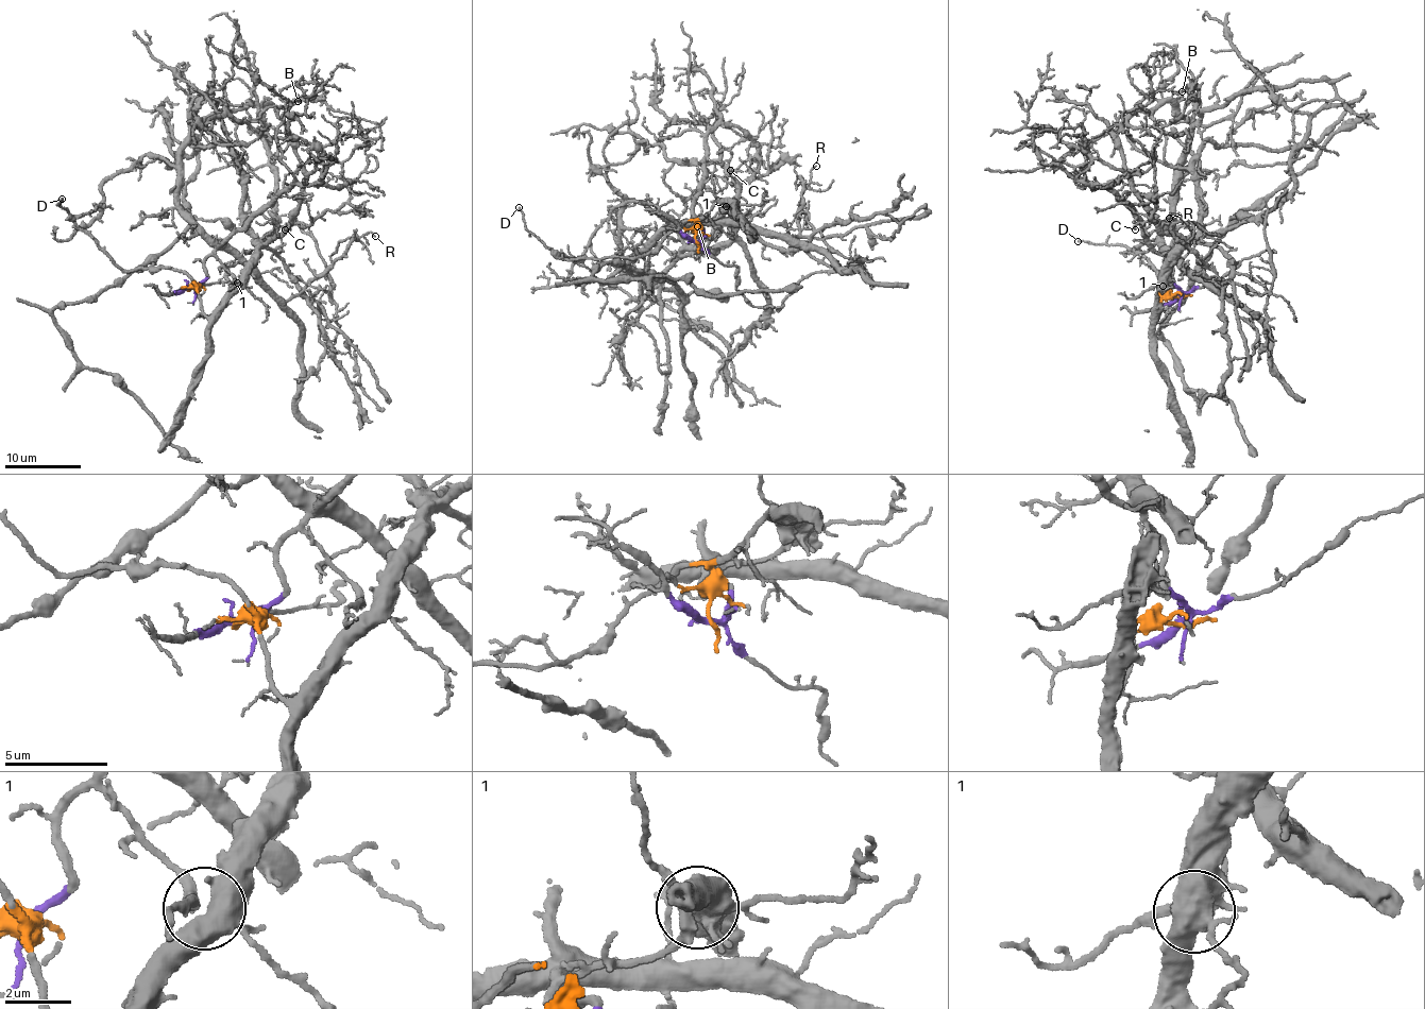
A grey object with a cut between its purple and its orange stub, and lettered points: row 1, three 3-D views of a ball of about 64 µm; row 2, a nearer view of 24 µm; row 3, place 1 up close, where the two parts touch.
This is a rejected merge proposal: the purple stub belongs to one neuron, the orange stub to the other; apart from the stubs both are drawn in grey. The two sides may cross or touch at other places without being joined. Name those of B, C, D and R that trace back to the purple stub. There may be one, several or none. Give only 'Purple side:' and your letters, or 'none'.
Purple side: R

